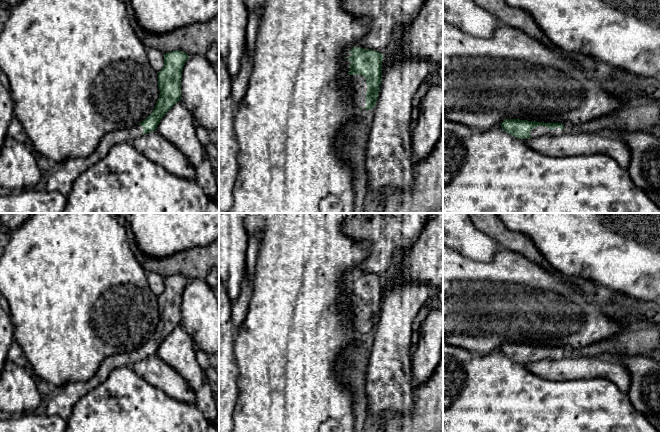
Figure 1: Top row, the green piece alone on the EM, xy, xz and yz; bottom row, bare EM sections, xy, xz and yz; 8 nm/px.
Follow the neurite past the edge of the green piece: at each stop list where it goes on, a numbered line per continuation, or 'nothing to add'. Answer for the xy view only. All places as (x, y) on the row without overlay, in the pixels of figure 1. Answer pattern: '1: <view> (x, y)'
1: xy (61, 403)

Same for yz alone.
1: yz (540, 354)

